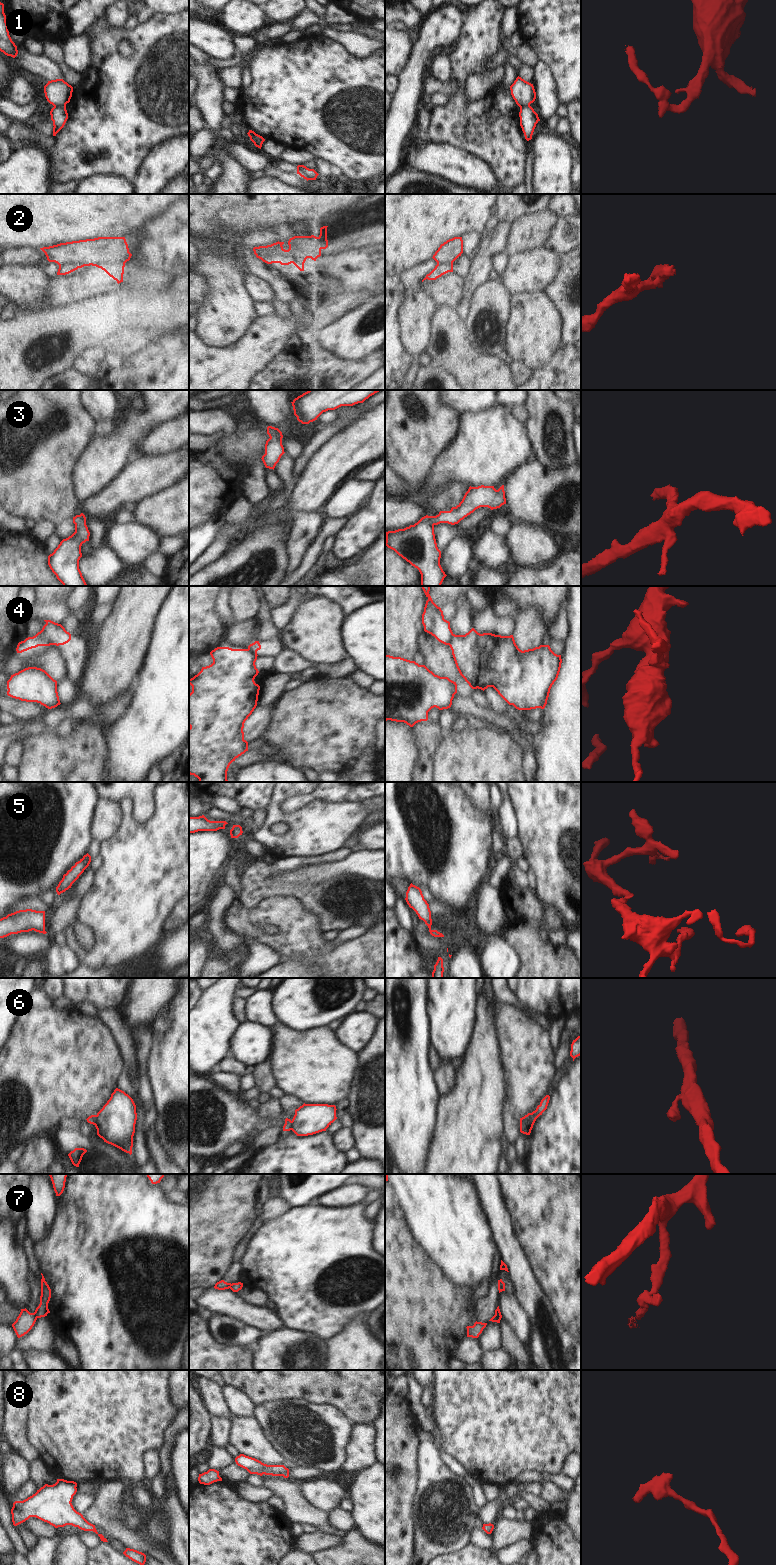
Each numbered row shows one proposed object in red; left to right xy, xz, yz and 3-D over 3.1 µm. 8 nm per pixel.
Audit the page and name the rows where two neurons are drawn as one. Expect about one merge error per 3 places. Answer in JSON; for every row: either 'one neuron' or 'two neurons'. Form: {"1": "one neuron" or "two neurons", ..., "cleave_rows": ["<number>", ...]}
{"1": "two neurons", "2": "two neurons", "3": "one neuron", "4": "two neurons", "5": "one neuron", "6": "two neurons", "7": "two neurons", "8": "one neuron", "cleave_rows": ["1", "2", "4", "6", "7"]}

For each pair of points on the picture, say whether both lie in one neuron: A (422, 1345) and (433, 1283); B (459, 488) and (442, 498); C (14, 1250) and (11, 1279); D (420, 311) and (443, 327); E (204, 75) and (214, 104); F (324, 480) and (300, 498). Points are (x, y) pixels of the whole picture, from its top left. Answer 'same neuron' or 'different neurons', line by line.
A: same neuron
B: same neuron
C: same neuron
D: different neurons
E: same neuron
F: same neuron

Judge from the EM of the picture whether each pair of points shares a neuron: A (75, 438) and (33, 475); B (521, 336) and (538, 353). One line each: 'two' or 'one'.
A: one
B: one

